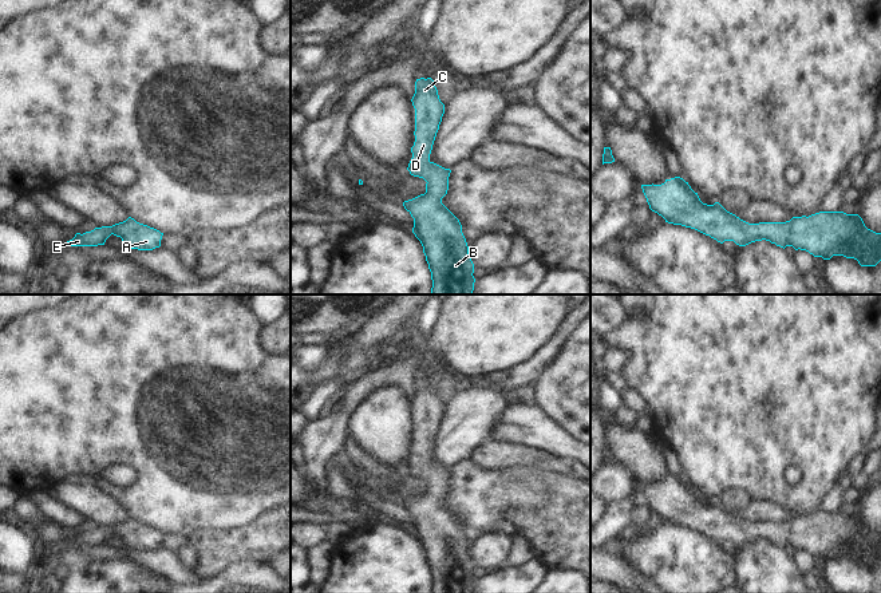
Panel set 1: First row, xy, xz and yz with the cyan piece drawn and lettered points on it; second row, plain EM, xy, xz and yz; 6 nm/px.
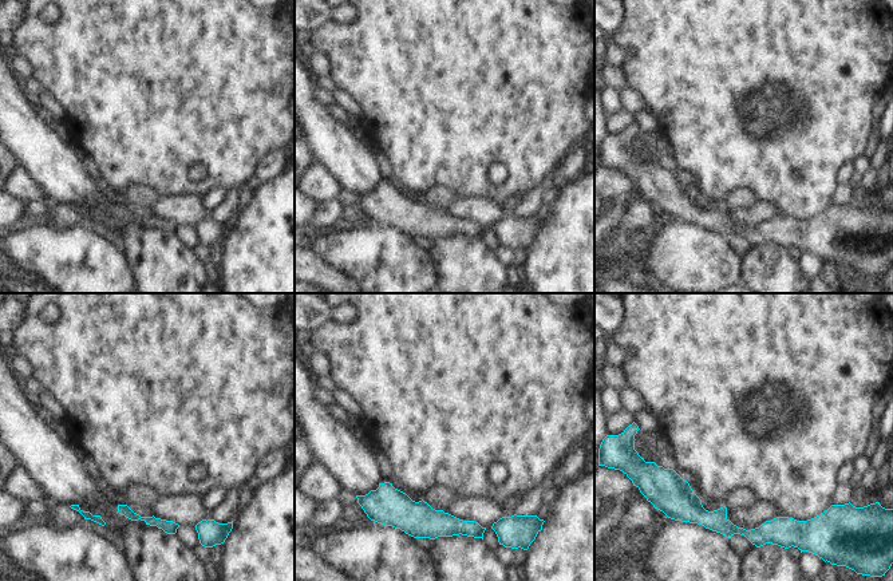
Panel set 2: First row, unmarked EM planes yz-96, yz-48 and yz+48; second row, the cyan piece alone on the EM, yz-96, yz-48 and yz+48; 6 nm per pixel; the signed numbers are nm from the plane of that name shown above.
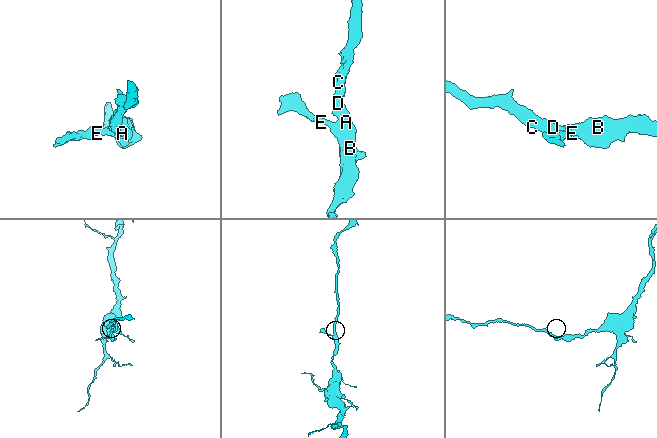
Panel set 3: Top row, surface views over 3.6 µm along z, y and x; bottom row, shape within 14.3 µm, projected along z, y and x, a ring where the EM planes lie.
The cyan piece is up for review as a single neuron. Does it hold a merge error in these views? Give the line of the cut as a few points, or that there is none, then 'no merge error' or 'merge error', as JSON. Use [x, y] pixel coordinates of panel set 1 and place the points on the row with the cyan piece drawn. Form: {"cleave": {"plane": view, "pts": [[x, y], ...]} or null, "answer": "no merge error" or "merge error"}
{"cleave": null, "answer": "no merge error"}

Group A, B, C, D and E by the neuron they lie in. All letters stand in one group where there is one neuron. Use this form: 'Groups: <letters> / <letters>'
Groups: A B C D E

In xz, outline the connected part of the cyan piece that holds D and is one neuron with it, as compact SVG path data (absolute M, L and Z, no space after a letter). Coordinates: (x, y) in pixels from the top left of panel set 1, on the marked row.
M420 78L411 99L415 108L415 142L407 170L423 178L426 193L404 201L414 218L412 233L420 241L431 272L431 294L473 294L474 264L459 220L442 203L451 170L430 161L432 145L445 114L435 82Z

